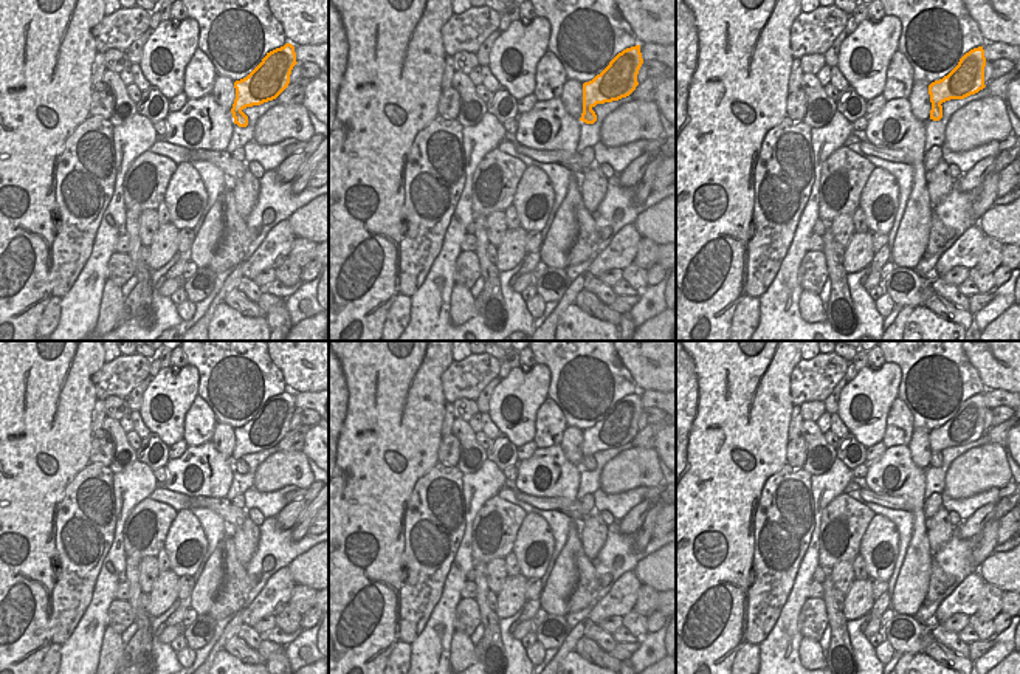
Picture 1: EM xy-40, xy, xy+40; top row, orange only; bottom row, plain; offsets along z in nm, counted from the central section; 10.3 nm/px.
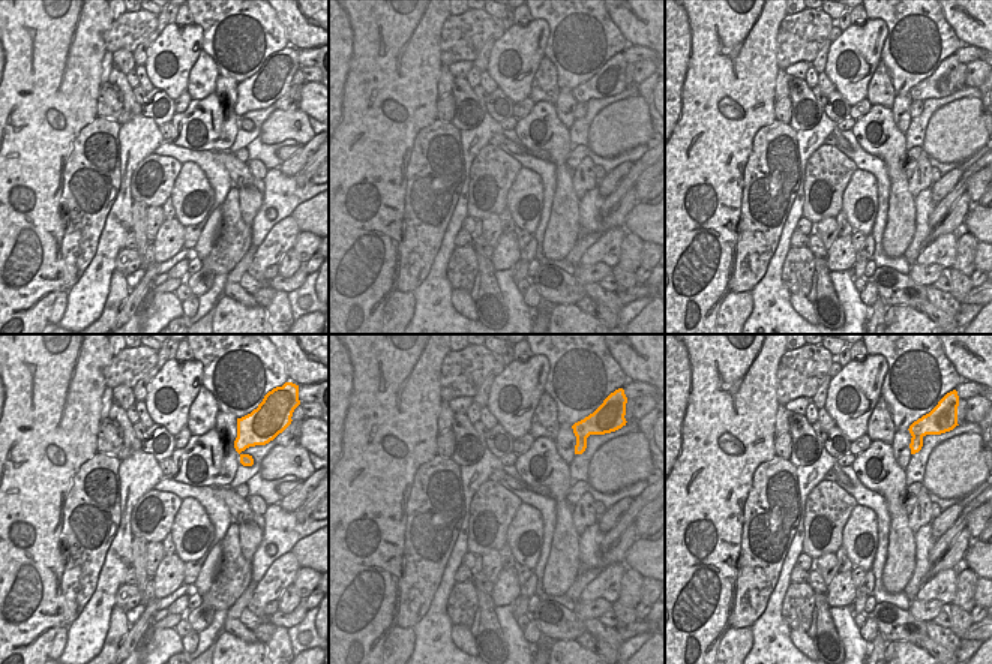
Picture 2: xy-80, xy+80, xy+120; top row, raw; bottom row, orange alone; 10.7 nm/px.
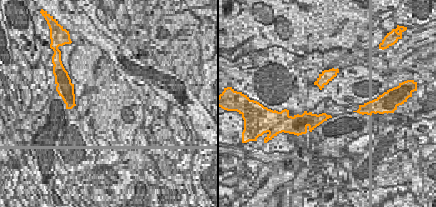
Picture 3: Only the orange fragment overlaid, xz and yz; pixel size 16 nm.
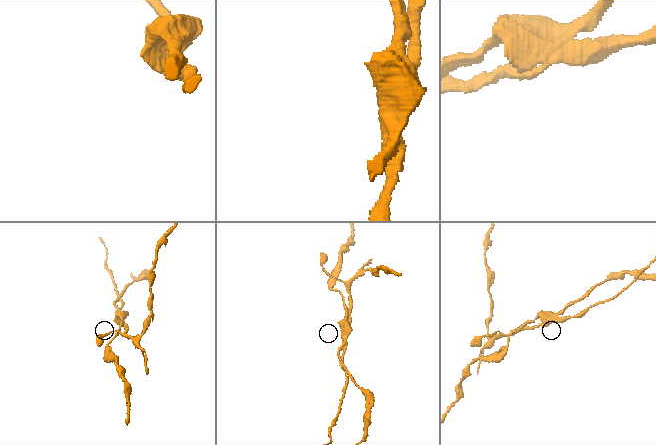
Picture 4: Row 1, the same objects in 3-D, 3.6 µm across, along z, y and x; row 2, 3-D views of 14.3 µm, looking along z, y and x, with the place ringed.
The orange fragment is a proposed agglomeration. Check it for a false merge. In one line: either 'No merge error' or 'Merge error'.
Merge error.

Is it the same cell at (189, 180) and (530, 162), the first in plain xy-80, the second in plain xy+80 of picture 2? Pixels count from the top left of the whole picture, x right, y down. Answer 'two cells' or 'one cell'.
two cells

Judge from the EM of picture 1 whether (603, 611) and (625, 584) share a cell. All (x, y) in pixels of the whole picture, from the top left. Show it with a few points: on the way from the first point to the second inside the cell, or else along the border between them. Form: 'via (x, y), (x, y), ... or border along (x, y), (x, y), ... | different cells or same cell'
via (609, 605), (623, 591) | same cell

